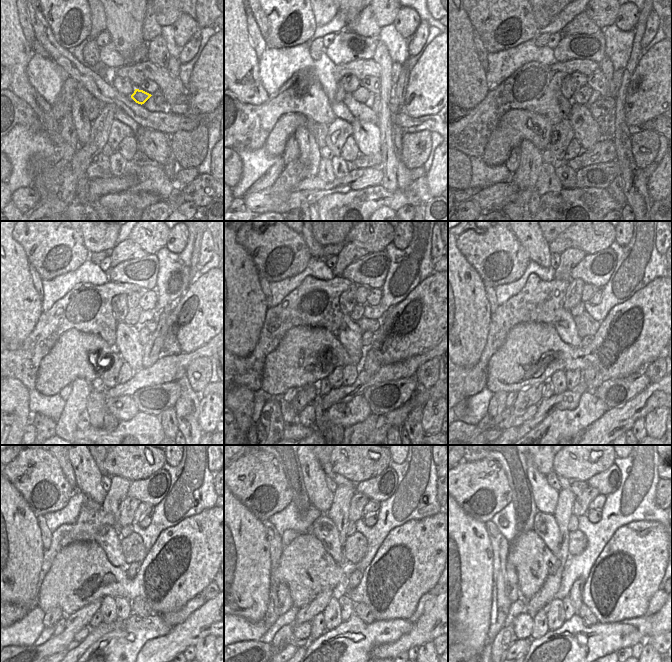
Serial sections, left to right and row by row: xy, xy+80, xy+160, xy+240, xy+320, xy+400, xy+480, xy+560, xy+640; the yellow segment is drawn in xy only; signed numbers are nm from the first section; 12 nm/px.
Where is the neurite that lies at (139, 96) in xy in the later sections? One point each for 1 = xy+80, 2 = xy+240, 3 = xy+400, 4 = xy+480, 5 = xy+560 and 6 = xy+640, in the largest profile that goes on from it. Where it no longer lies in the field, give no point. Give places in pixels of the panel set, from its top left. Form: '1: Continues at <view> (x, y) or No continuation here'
1: Continues at xy+80 (361, 95)
2: Continues at xy+240 (132, 318)
3: Continues at xy+400 (578, 309)
4: Continues at xy+480 (124, 532)
5: Continues at xy+560 (351, 527)
6: Continues at xy+640 (573, 526).

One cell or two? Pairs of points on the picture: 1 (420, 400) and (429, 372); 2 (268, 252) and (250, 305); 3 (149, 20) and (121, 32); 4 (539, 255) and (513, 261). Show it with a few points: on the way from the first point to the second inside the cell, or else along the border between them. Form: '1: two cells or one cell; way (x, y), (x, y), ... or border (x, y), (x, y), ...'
1: two cells; border (435, 383), (427, 389), (418, 389)
2: two cells; border (250, 256), (260, 277)
3: two cells; border (145, 10), (143, 39), (147, 43)
4: two cells; border (516, 237), (528, 252), (528, 257), (531, 260)

